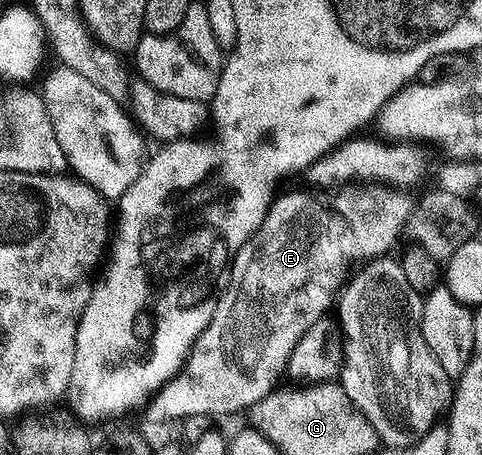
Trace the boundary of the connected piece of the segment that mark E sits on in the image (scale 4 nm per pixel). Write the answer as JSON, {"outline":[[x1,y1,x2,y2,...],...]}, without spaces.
{"outline":[[361,183,358,186,358,189,347,190,334,209,309,193,282,192,274,200,263,223,259,223,247,243,243,243,234,255,228,285,220,290,213,318,189,350,183,368,148,402,151,420,169,421,172,417,218,419,232,413,244,414,259,399,278,388,280,381,277,380,288,370,295,343,299,343,305,332,330,312,354,266,386,256,405,225,405,212,408,209,410,212,411,205,401,201,396,188,385,183]]}

